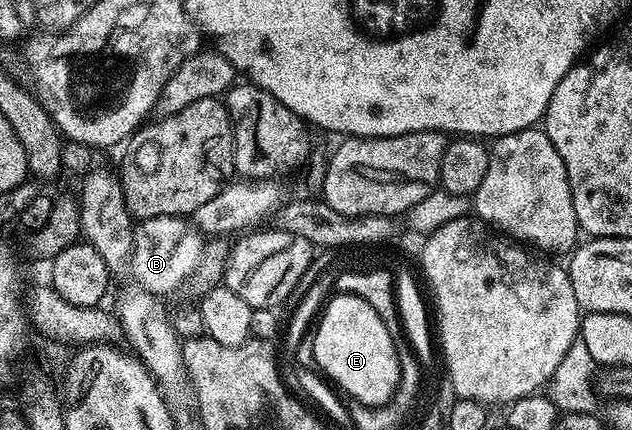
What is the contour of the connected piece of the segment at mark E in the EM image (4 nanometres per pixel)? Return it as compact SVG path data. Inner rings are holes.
M333 295L327 301L326 310L319 313L315 330L316 337L312 340L312 356L316 360L320 360L319 371L324 373L345 397L359 400L371 408L377 408L391 399L400 380L398 354L394 350L394 342L382 322L382 318L378 318L378 314L374 314L373 308L367 302L362 302L362 298L357 296Z

